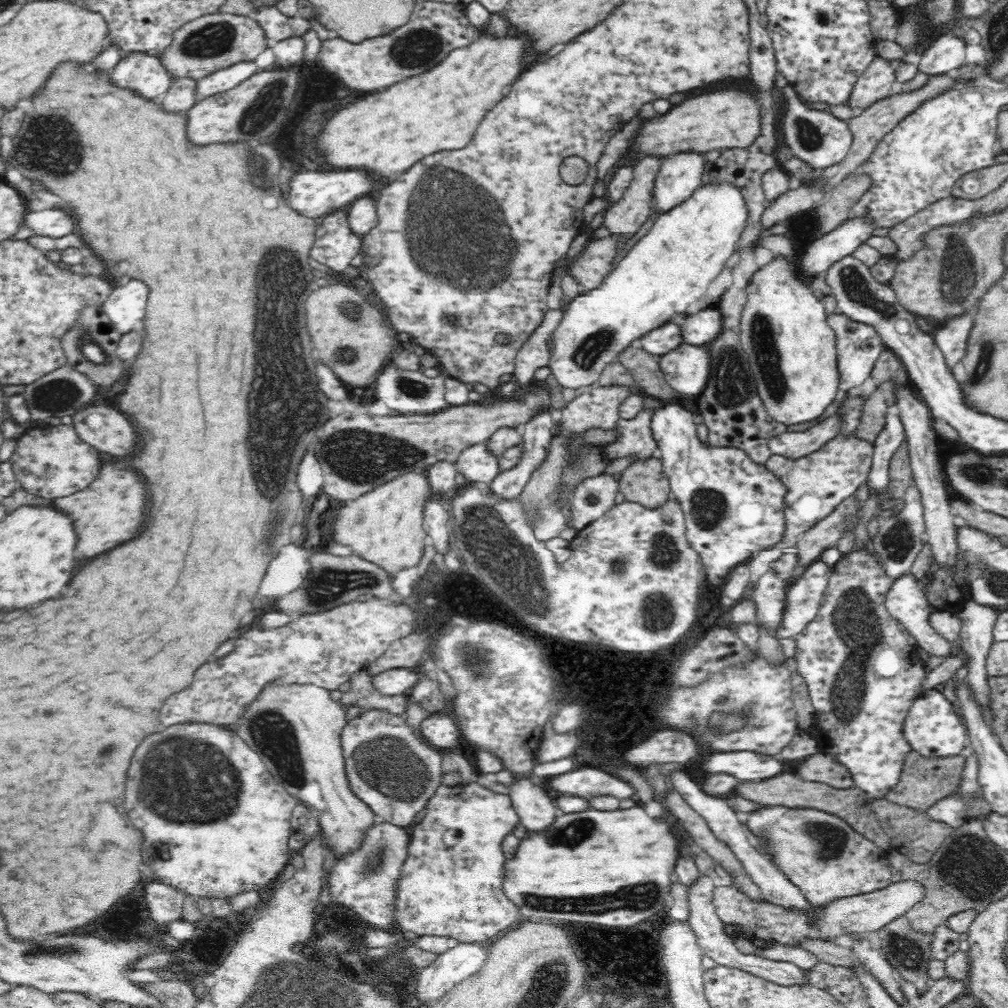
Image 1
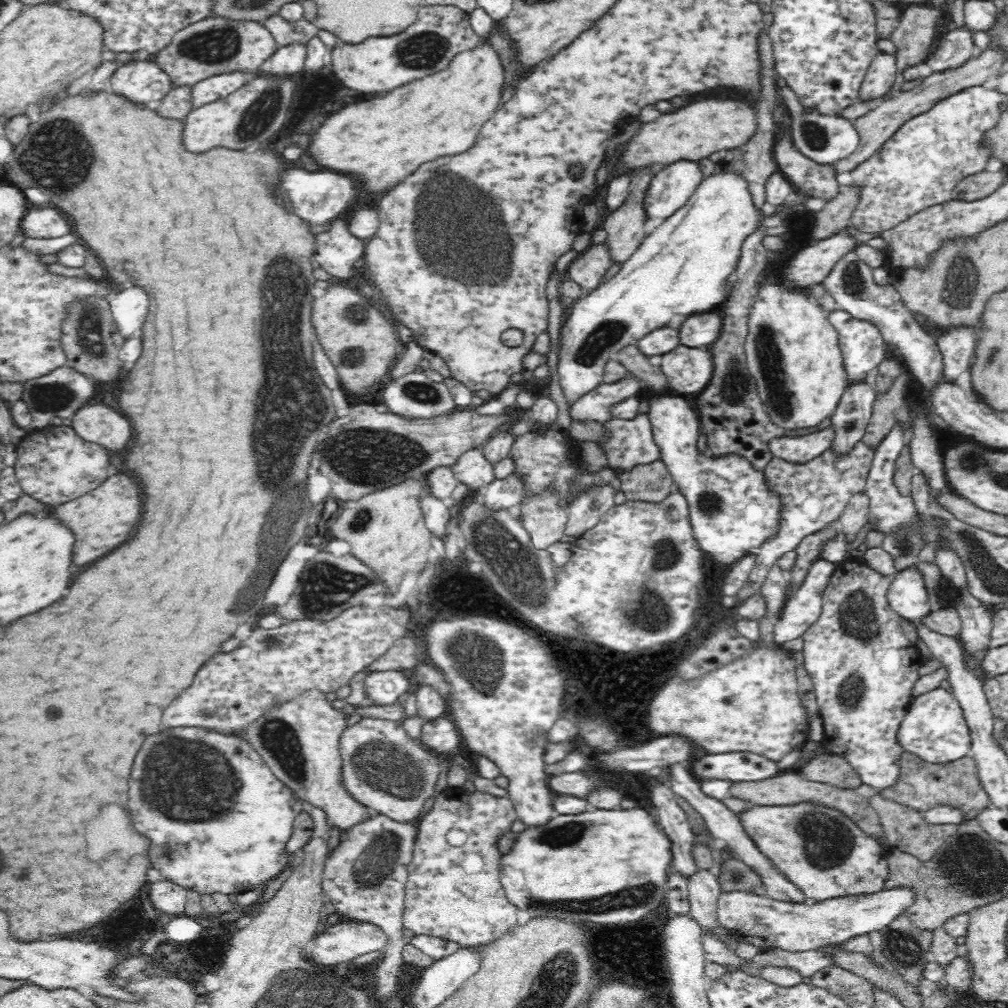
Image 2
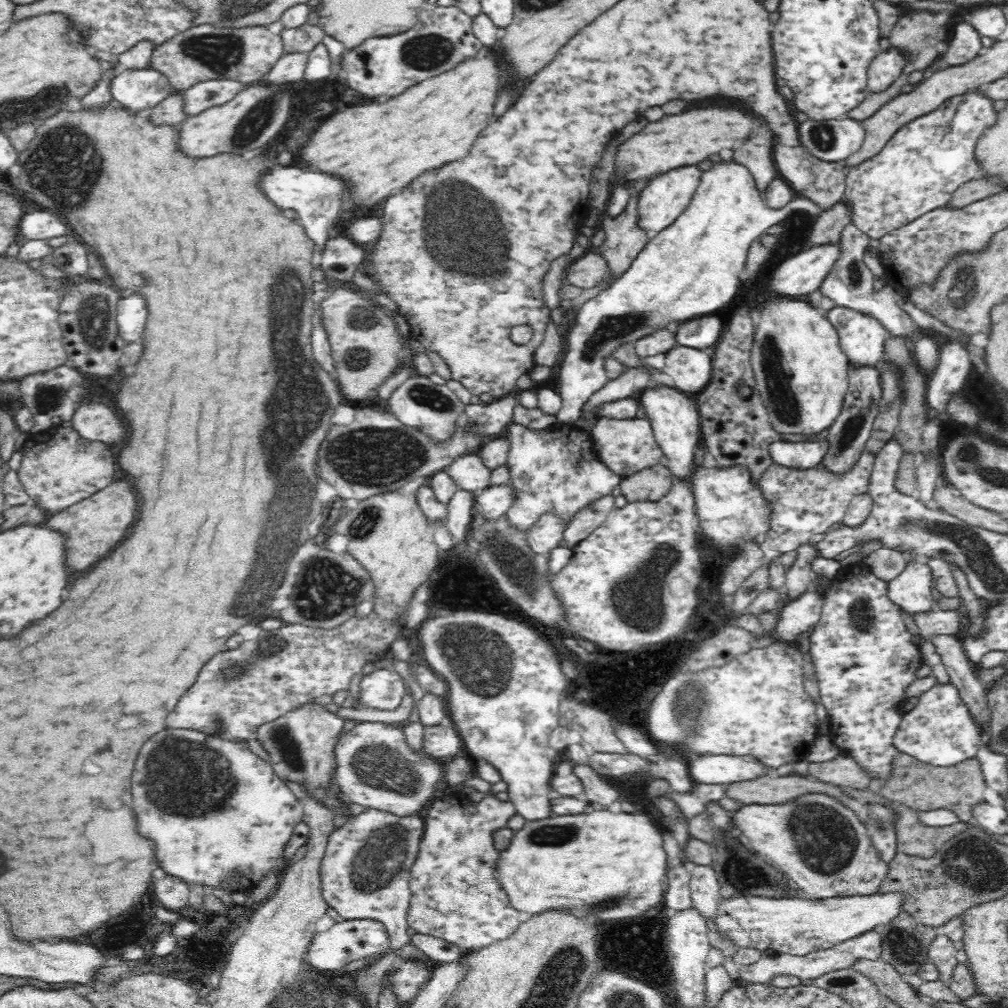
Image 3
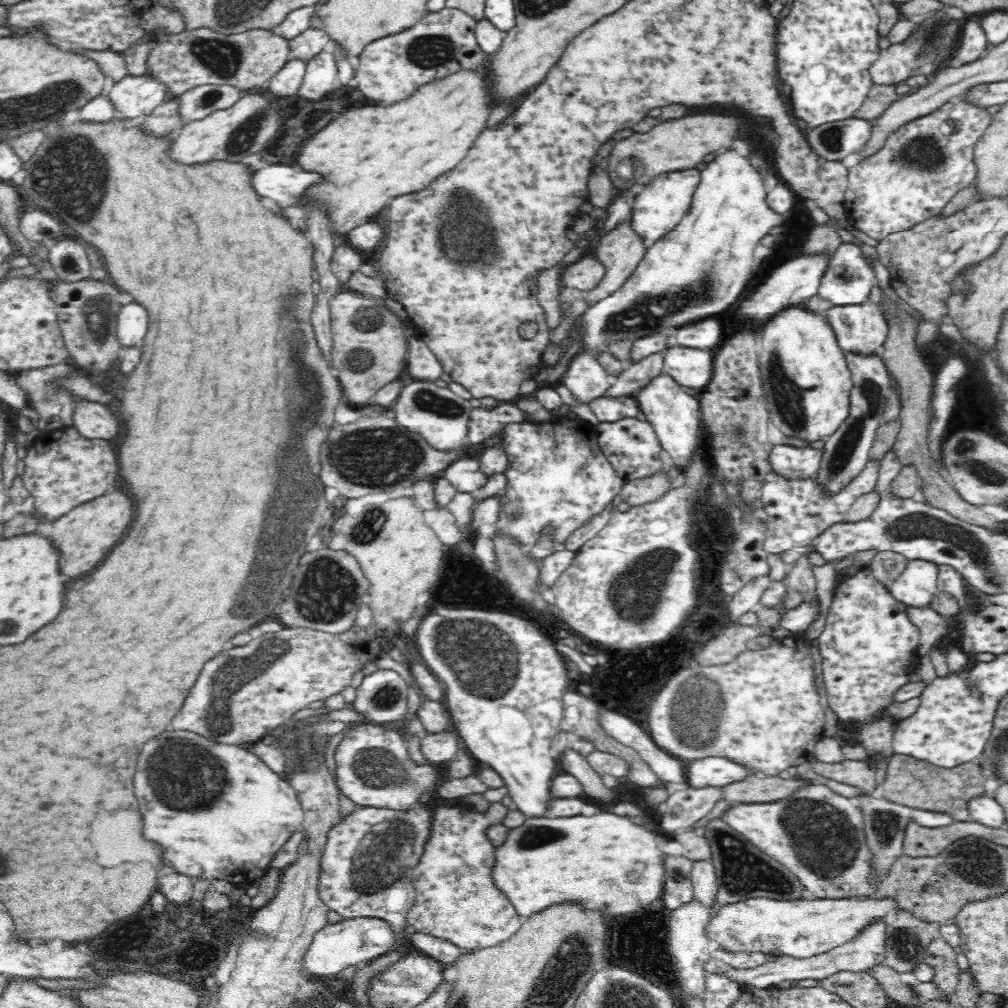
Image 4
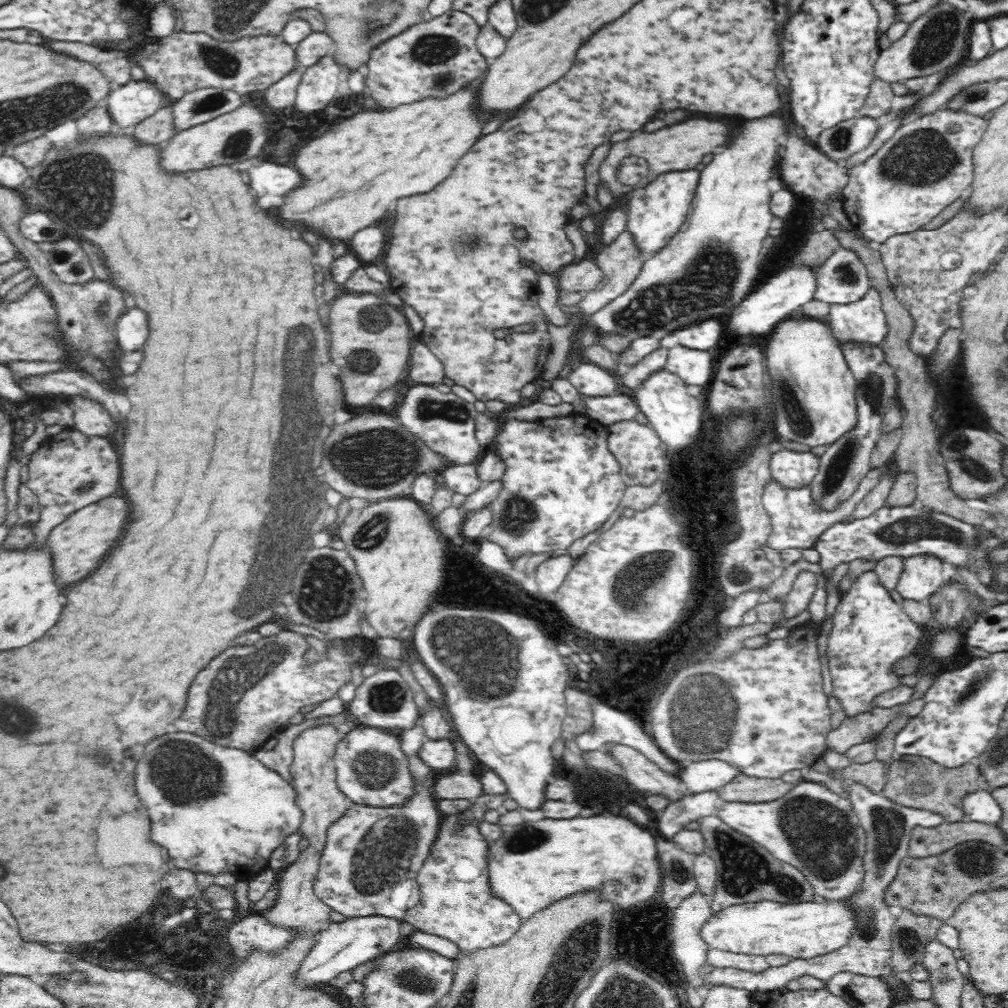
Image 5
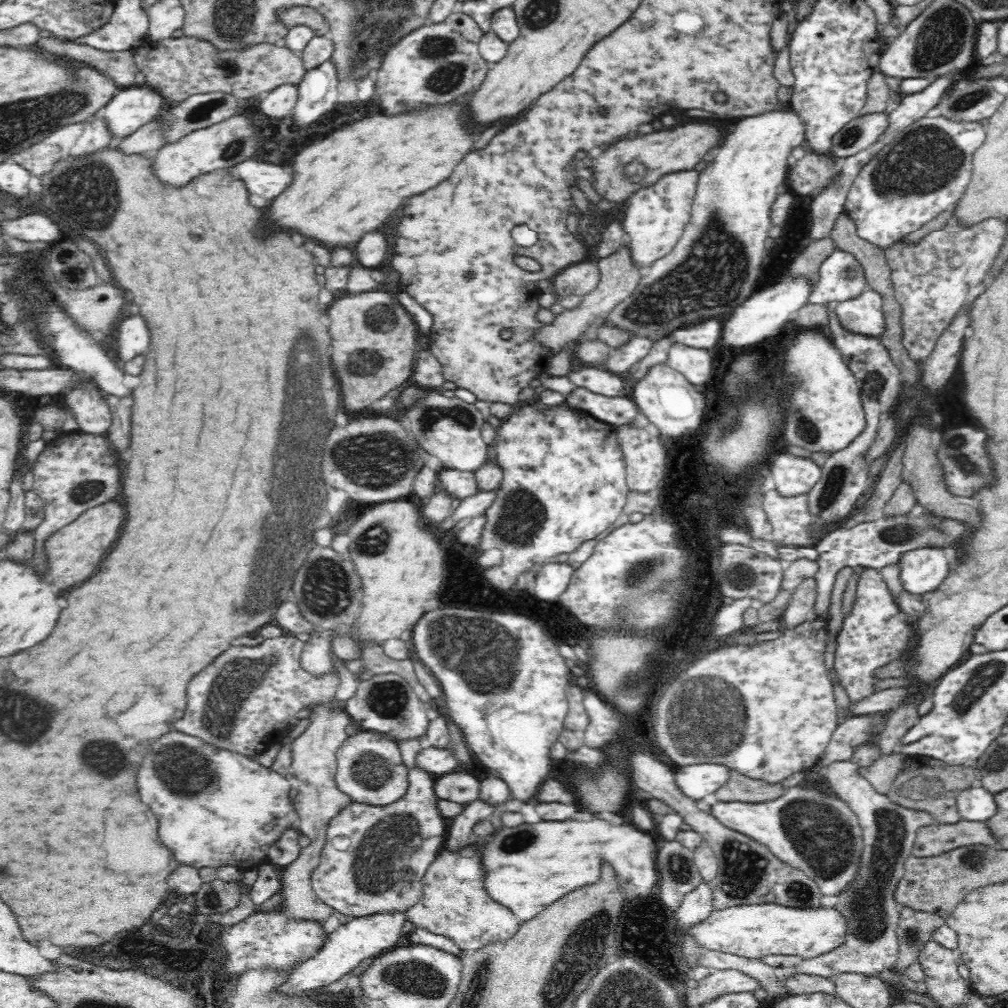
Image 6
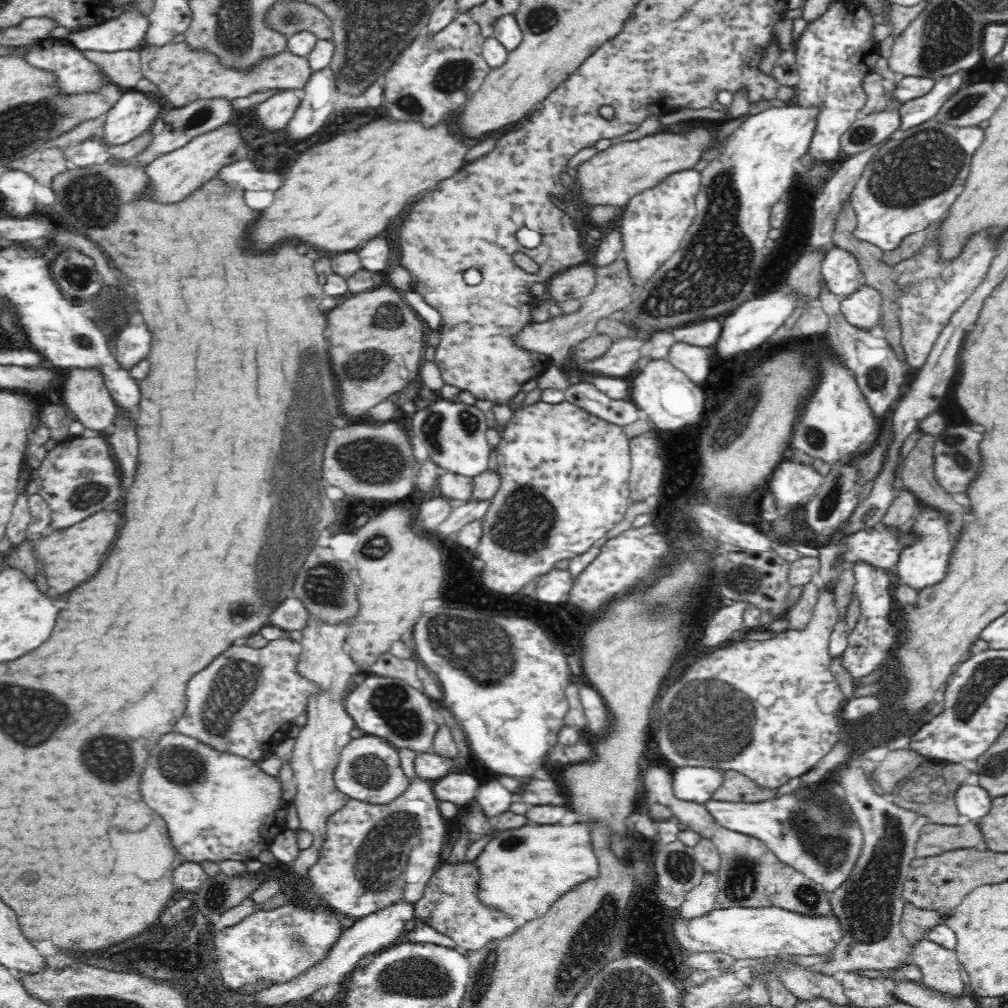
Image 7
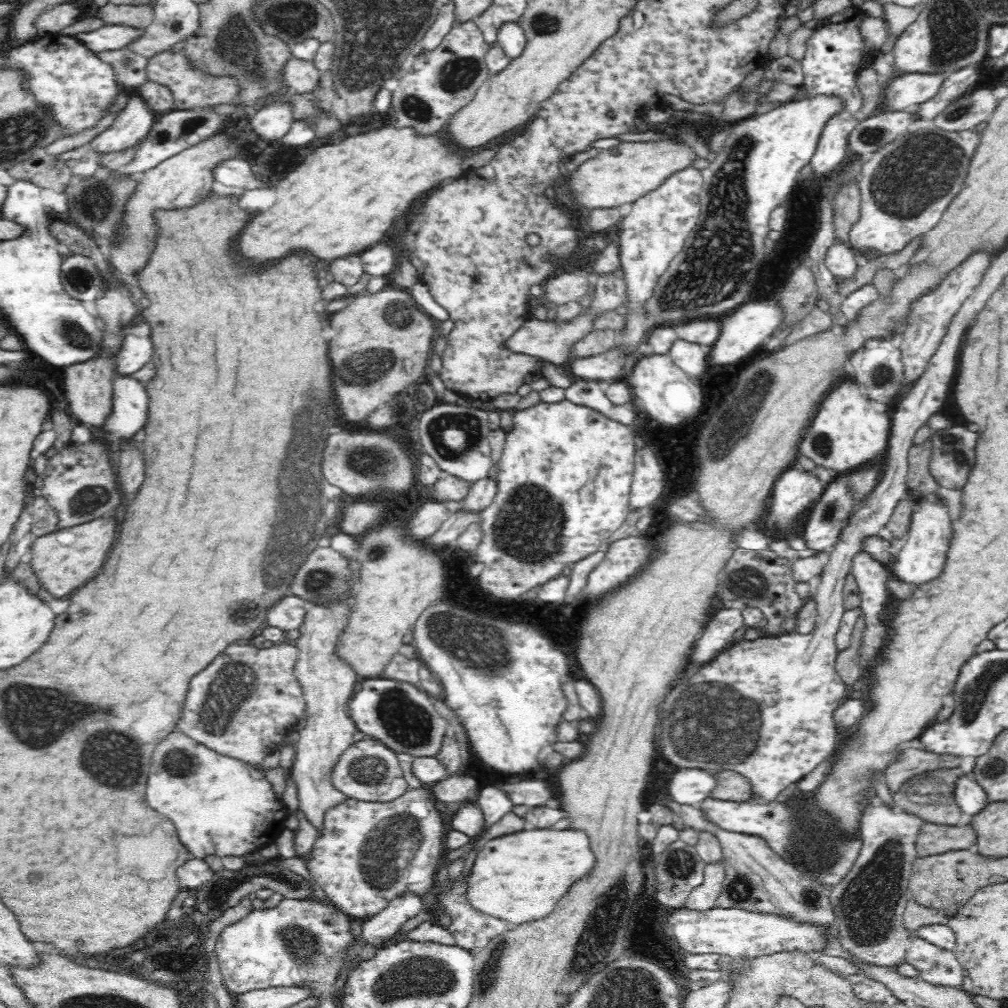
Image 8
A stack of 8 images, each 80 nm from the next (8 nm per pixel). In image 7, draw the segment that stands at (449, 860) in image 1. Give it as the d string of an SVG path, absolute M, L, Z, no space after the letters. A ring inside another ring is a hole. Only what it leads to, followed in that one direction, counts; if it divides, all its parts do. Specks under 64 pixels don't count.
M466 861L454 863L452 866L442 866L434 872L425 885L422 900L415 902L416 916L422 923L429 924L438 932L446 934L454 940L458 949L478 950L485 949L490 941L499 940L504 936L510 936L516 930L516 924L512 918L508 918L502 912L490 910L478 895L478 868Z

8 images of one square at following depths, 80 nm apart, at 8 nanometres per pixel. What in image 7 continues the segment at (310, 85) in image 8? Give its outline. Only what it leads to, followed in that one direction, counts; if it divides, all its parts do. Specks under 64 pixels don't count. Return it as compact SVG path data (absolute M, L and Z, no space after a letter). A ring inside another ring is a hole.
M186 42L168 43L161 47L141 47L139 53L144 78L154 82L163 92L164 98L174 107L183 107L198 100L214 100L214 98L233 101L248 97L252 92L258 92L262 88L294 89L301 93L313 73L306 57L296 56L288 50L281 51L277 55L266 56L251 71L224 67L216 55L196 51Z

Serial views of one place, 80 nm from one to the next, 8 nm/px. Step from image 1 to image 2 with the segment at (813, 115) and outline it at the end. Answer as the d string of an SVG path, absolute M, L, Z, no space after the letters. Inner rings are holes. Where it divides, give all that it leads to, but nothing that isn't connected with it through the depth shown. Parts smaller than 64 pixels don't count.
M788 86L779 87L780 96L791 118L791 137L794 146L808 159L820 164L834 164L846 158L859 145L859 134L853 121L842 116L824 116L807 111L796 97L796 93Z

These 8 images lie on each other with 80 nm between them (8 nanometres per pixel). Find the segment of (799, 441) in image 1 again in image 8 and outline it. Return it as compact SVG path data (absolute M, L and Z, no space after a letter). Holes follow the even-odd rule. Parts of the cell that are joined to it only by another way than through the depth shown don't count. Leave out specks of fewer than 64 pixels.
M793 466L786 469L775 482L768 510L773 518L774 526L782 532L782 536L788 541L790 548L798 551L799 558L813 557L818 554L817 550L812 550L805 543L804 528L814 504L821 497L824 489L814 474L800 472Z

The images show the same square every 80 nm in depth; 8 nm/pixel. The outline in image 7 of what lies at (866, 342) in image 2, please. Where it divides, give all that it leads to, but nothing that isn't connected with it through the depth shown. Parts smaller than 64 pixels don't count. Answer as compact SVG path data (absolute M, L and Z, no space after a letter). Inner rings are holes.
M864 284L842 300L840 311L850 325L868 332L881 324L882 302L880 291Z

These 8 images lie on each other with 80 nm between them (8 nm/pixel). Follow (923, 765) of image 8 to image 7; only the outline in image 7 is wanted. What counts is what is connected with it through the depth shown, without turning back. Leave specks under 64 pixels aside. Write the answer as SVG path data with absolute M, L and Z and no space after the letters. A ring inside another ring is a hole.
M897 749L890 751L874 771L874 778L886 795L892 795L902 779L931 759L916 750Z

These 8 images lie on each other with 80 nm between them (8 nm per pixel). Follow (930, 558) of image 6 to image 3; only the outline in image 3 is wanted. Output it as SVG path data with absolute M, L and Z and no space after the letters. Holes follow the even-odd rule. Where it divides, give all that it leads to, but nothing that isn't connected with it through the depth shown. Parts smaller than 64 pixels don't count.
M912 560L896 579L887 582L887 595L898 608L915 615L931 610L934 602L932 587L932 569L927 562Z

